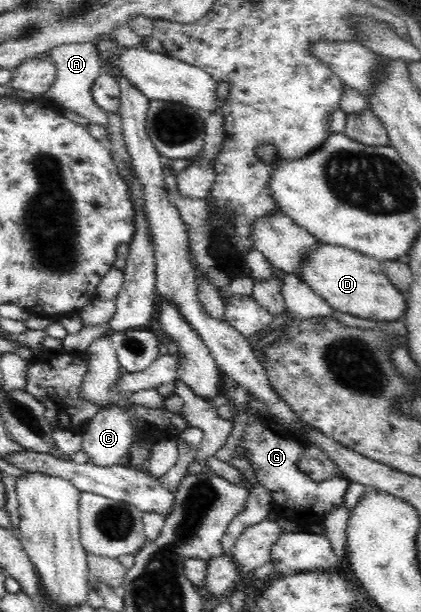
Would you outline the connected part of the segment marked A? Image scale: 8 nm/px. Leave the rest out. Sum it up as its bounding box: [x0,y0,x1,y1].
[44,43,108,131]

